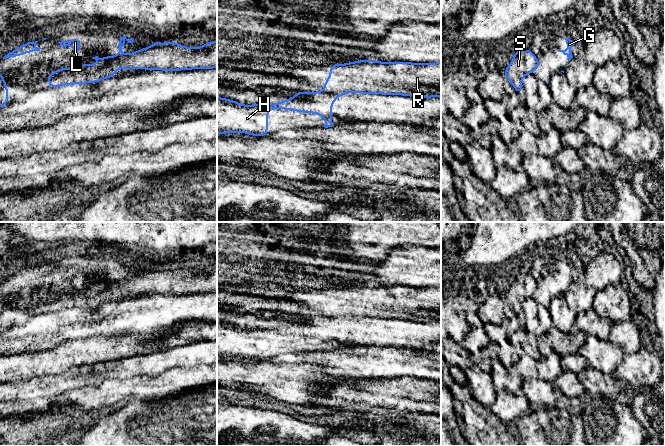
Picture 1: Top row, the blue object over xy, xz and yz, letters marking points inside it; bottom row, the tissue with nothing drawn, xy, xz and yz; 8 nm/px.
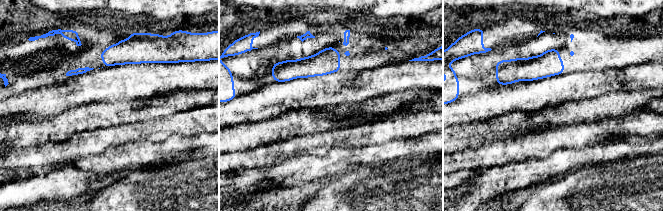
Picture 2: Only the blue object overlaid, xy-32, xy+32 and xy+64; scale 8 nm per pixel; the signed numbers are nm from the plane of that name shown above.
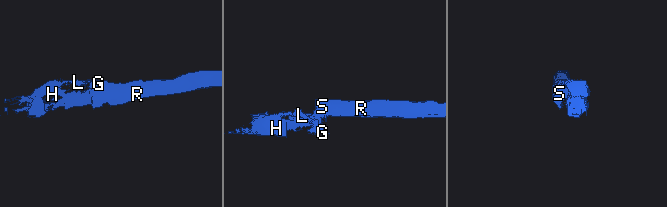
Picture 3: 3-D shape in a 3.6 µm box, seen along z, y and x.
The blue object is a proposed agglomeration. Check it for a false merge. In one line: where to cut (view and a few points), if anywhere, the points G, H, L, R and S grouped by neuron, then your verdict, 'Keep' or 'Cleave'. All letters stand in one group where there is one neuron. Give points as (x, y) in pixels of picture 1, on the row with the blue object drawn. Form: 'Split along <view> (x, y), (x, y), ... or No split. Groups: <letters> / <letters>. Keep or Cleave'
Split along xy (102, 61), (104, 69), (122, 68). Groups: G H L / R S. Cleave

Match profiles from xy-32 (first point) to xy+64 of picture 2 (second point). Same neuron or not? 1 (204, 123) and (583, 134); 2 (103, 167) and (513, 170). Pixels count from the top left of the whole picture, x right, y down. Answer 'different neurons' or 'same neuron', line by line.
1: same neuron
2: same neuron

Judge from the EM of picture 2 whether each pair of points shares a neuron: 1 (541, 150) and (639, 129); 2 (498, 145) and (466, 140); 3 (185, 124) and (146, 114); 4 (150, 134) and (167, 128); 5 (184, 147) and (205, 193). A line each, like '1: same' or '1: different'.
1: same
2: different
3: different
4: same
5: different

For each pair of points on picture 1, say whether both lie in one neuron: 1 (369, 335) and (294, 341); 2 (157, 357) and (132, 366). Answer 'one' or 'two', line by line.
1: one
2: one

